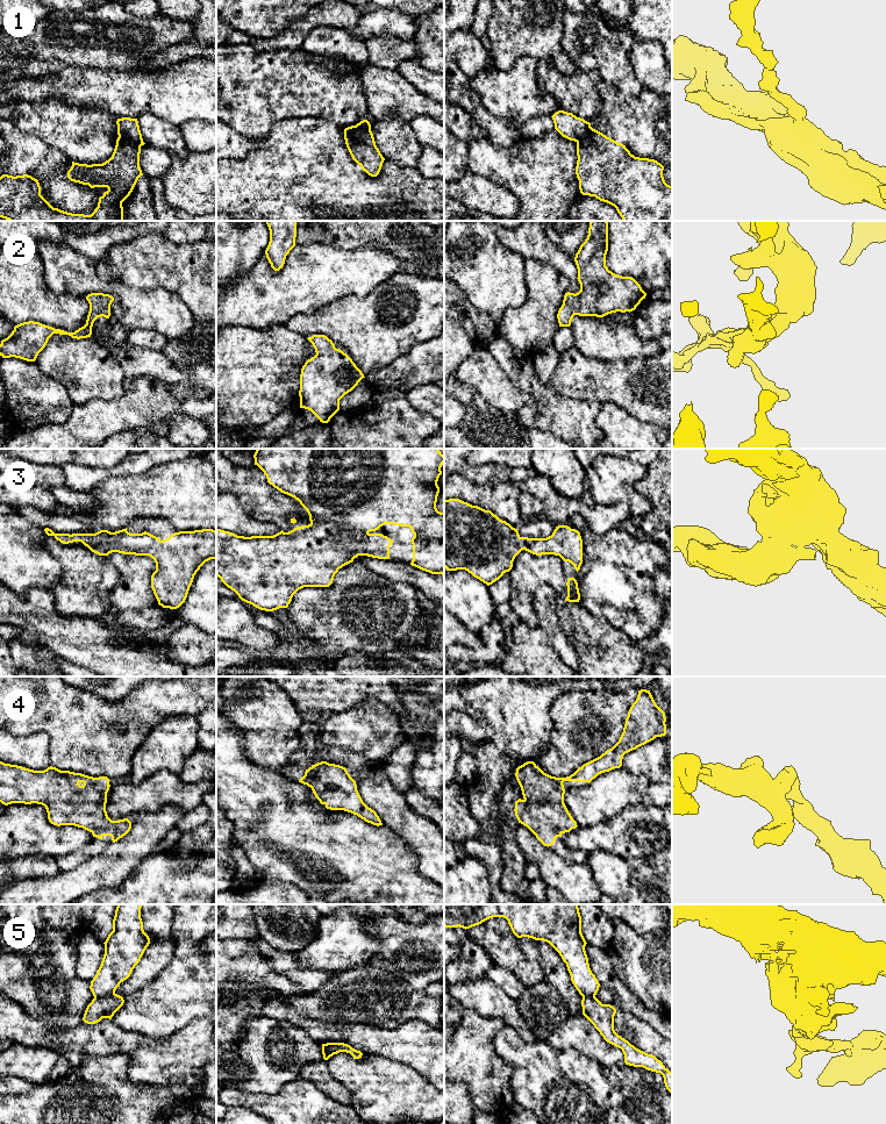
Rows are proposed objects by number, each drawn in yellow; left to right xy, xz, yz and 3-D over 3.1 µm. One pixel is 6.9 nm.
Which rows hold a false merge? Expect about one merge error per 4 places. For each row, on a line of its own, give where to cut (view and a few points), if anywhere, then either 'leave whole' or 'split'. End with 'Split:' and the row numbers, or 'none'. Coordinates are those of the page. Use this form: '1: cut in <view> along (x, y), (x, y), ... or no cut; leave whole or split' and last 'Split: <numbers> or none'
1: cut in xy along (119, 135), (142, 141); split
2: no cut; leave whole
3: no cut; leave whole
4: no cut; leave whole
5: cut in xy along (114, 992), (94, 997); split
Split: 1, 5

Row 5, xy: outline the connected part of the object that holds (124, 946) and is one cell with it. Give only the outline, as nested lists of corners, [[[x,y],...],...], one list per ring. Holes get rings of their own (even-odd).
[[[117,904],[113,931],[103,943],[105,954],[90,986],[95,998],[114,994],[120,983],[130,976],[149,946],[141,908],[142,904]]]

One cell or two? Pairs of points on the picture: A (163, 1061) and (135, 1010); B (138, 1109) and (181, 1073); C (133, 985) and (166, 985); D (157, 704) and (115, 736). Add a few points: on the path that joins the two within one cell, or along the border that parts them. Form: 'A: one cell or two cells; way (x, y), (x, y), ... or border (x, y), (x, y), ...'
A: two cells; border (122, 1029), (156, 1039), (176, 1032)
B: two cells; border (140, 1083), (164, 1085), (178, 1101)
C: two cells; border (166, 966), (145, 986), (122, 996)
D: one cell; way (147, 714), (126, 735)

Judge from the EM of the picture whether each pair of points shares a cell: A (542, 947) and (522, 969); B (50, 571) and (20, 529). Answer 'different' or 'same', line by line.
A: different
B: same

